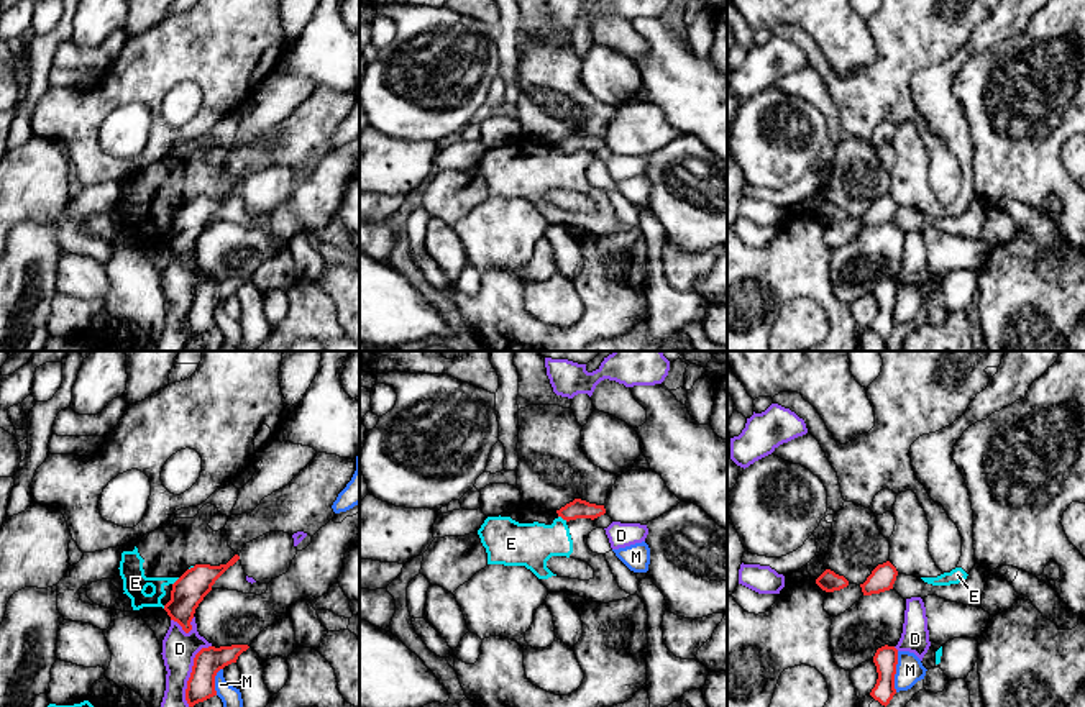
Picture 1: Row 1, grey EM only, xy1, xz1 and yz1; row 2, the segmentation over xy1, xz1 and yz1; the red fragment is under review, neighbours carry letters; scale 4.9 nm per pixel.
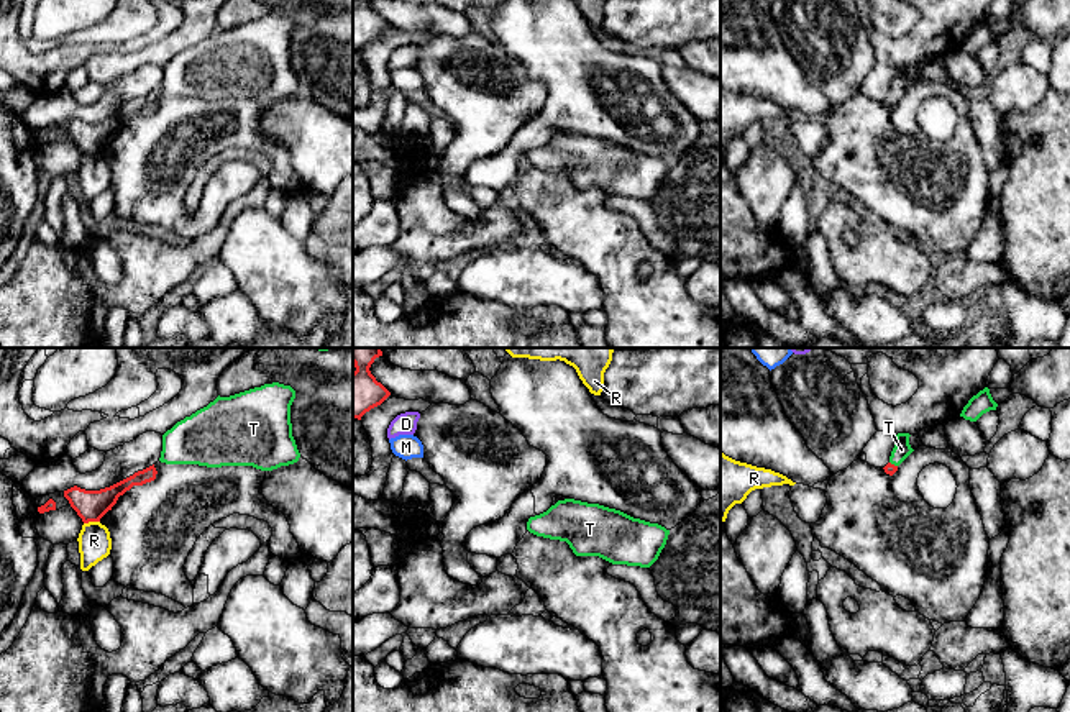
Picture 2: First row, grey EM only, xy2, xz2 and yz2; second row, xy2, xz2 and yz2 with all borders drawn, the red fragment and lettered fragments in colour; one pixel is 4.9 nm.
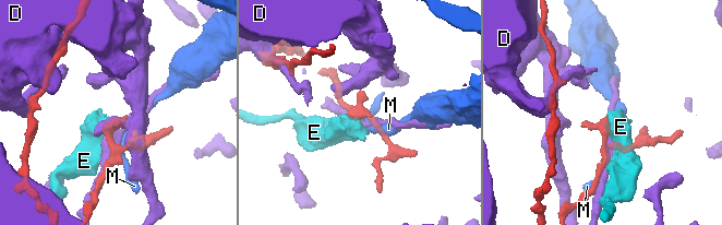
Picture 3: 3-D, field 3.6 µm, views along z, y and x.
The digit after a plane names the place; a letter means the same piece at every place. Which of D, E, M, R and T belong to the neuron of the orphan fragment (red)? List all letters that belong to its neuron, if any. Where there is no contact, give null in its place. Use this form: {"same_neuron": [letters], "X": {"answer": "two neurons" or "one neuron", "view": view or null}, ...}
{"same_neuron": ["T"], "D": {"answer": "two neurons", "view": "xy1"}, "E": {"answer": "two neurons", "view": "xz1"}, "M": {"answer": "two neurons", "view": "yz1"}, "R": {"answer": "two neurons", "view": "xy2"}, "T": {"answer": "one neuron", "view": "yz2"}}

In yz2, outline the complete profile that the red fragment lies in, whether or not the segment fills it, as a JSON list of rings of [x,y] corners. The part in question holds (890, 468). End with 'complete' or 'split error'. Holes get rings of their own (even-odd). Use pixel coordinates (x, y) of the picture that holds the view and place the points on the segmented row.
[[[898,433],[896,445],[891,451],[889,463],[883,468],[886,474],[893,476],[898,466],[914,451],[909,445],[909,433]]] | split error

